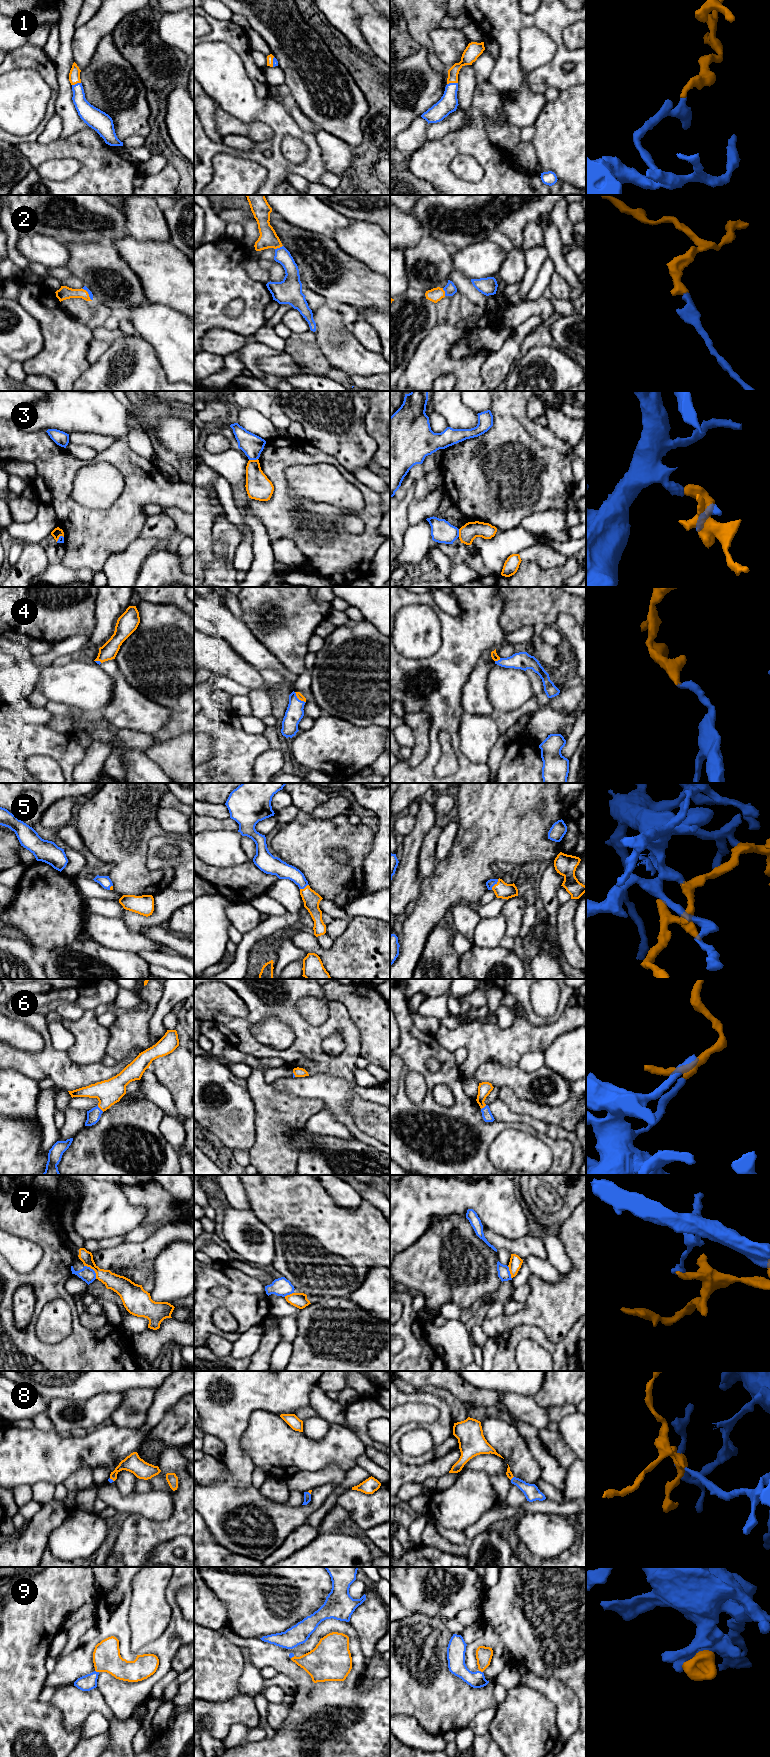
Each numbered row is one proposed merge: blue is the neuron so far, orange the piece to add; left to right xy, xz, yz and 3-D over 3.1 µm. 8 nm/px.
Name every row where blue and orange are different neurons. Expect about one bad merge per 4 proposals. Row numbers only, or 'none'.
3, 7

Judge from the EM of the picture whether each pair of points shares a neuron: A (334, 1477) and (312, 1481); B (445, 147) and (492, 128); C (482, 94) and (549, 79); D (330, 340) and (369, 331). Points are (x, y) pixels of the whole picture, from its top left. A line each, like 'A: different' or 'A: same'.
A: same
B: different
C: different
D: different

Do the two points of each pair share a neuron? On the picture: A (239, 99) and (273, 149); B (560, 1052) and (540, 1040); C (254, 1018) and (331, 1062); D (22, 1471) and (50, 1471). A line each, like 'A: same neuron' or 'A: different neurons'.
A: same neuron
B: different neurons
C: same neuron
D: same neuron

